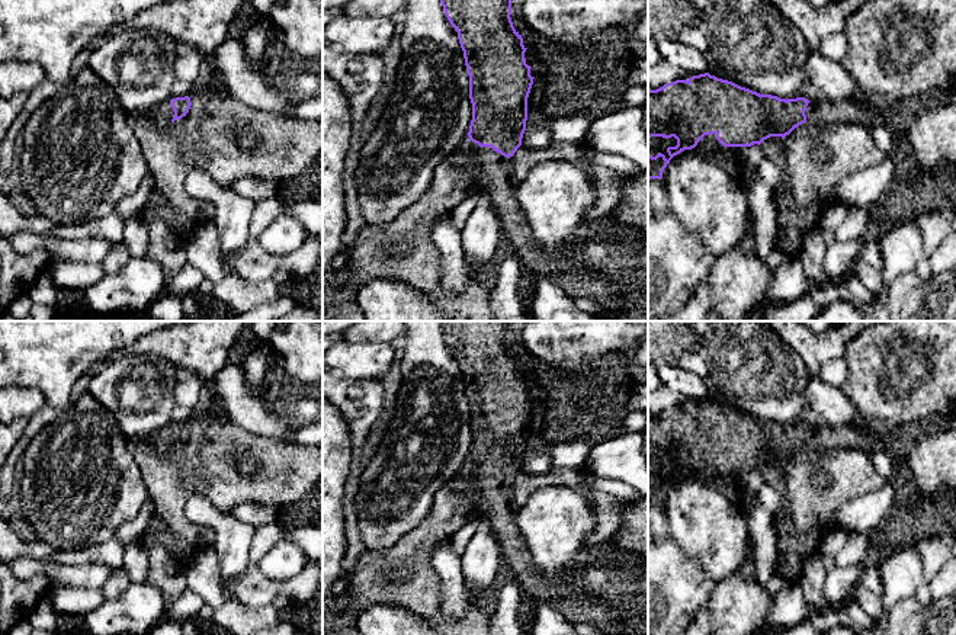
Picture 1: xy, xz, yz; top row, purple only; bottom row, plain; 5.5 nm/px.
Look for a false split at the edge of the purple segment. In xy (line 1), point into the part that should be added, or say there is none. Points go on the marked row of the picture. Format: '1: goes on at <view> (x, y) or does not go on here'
1: goes on at xy (163, 112)

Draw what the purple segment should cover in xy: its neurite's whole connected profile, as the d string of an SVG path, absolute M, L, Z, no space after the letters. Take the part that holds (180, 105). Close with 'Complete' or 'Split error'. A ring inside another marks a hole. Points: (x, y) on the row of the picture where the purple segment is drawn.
M176 97L170 102L160 103L150 109L147 115L153 116L160 124L170 124L186 116L190 109L190 97Z. Split error

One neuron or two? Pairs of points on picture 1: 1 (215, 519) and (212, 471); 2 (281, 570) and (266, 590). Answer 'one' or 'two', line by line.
1: two
2: two

